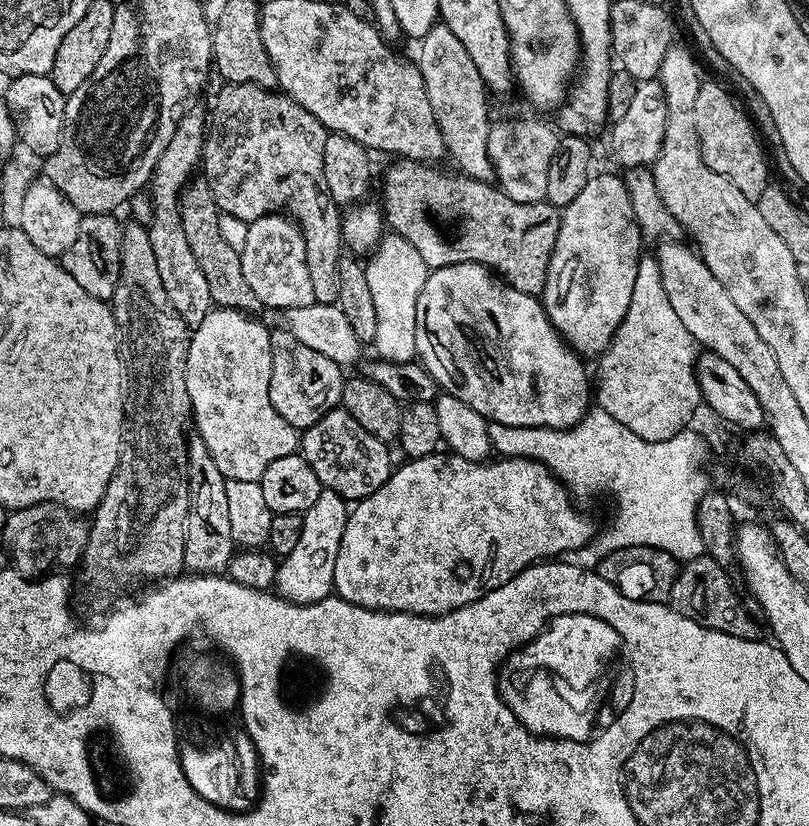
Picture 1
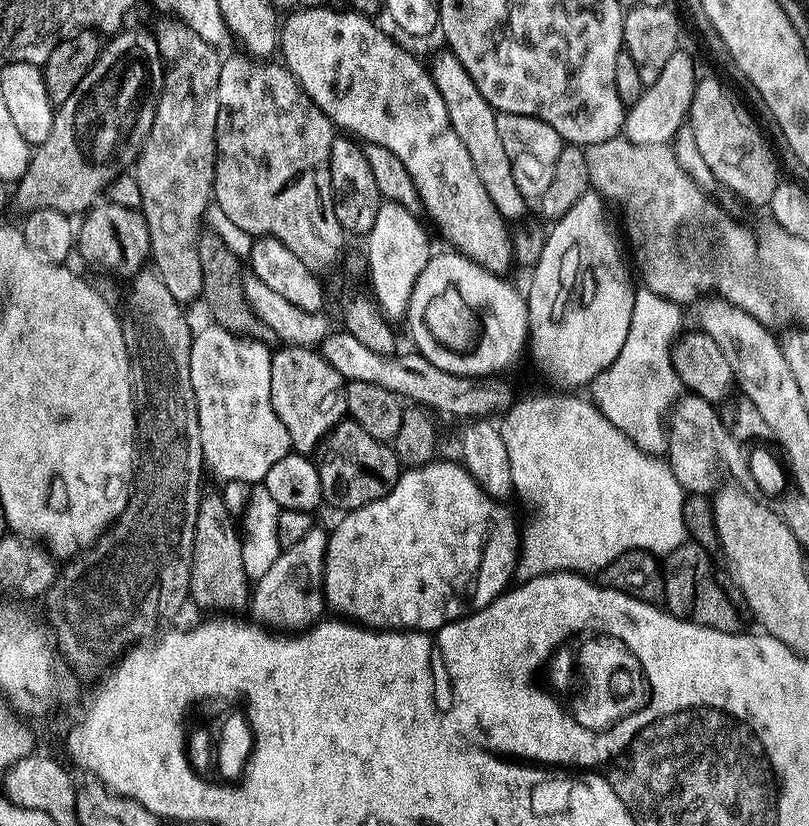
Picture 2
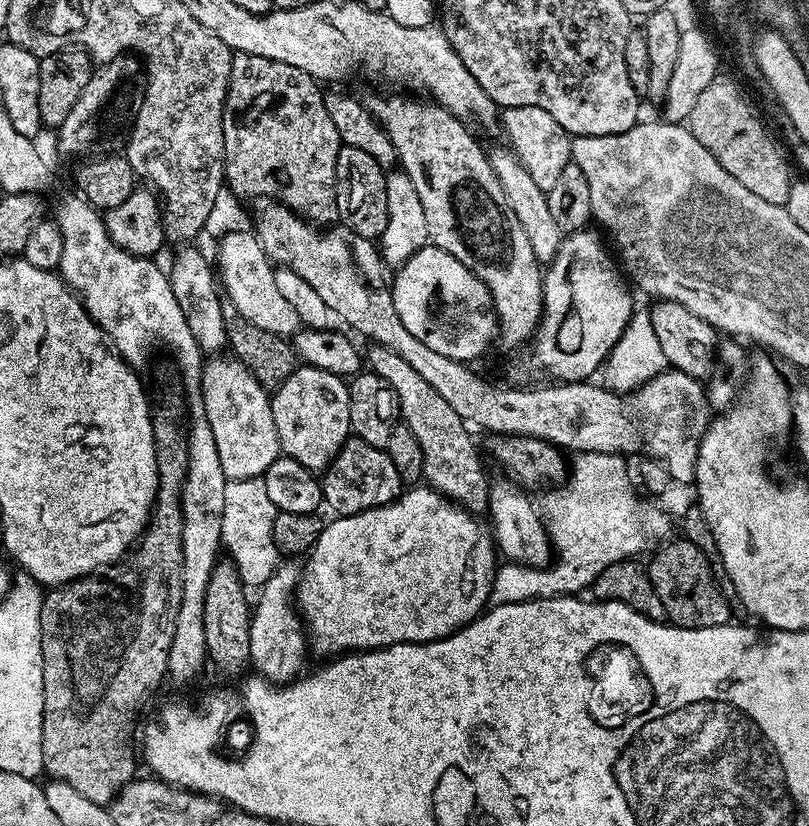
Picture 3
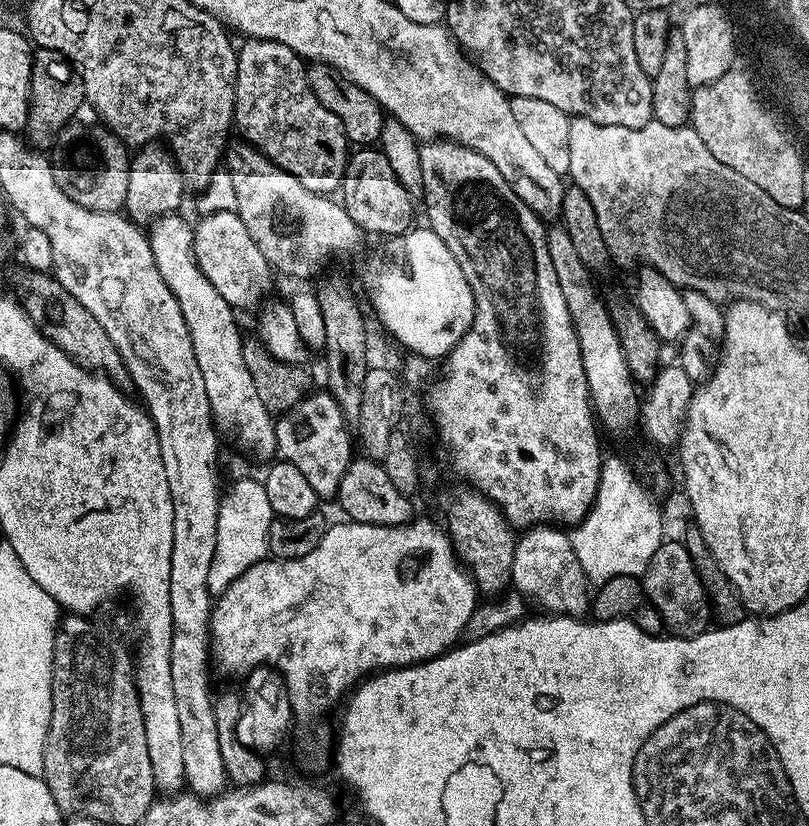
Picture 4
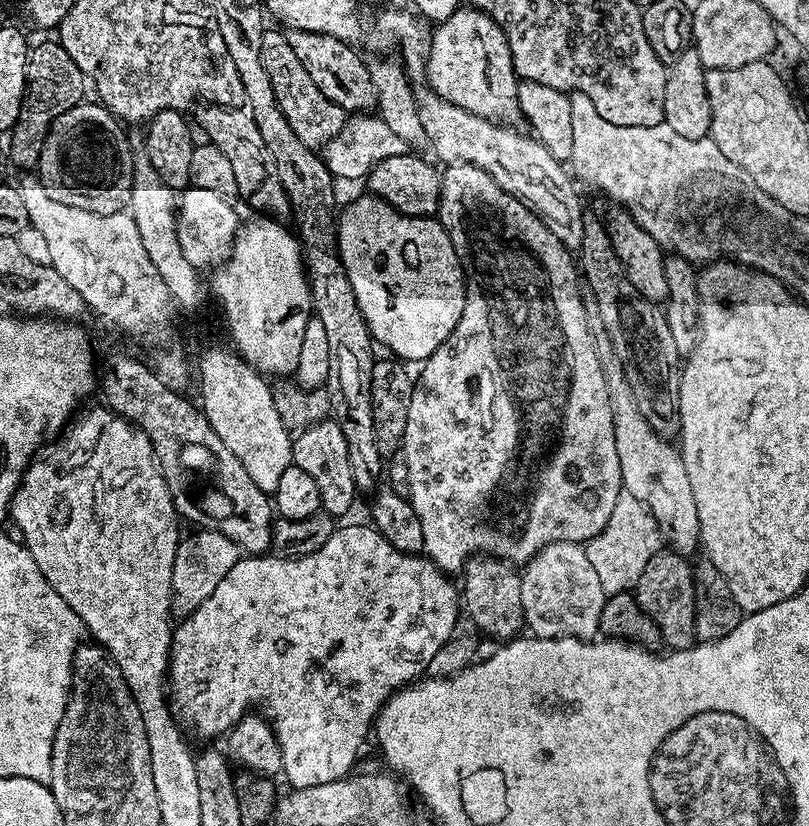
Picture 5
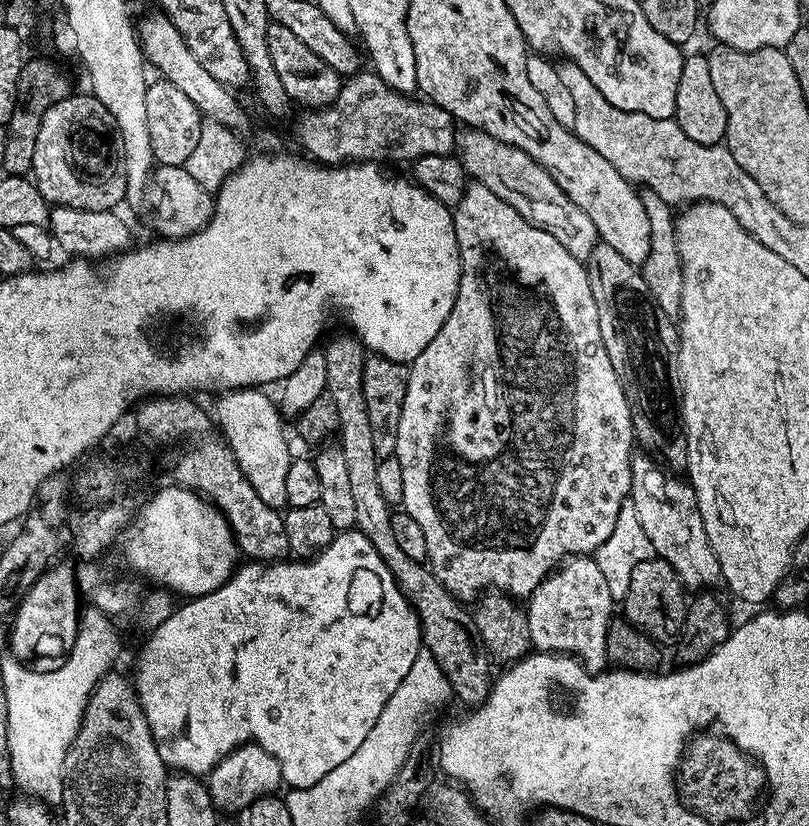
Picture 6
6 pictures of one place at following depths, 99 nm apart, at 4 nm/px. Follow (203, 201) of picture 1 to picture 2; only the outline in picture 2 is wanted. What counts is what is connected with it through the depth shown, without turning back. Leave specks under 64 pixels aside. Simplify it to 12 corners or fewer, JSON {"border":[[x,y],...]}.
{"border":[[201,233],[201,299],[211,321],[270,344],[274,330],[245,297],[241,259]]}

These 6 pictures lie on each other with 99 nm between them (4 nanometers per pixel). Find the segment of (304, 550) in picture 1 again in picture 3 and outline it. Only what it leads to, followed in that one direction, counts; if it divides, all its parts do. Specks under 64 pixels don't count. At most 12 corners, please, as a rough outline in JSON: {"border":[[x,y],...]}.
{"border":[[288,558],[259,588],[248,658],[276,686],[301,675],[310,648]]}

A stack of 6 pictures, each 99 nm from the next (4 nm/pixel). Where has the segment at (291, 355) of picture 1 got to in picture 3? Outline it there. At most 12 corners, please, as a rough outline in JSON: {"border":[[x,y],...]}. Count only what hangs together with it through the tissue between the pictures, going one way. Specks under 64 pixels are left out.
{"border":[[297,366],[271,393],[281,453],[323,473],[352,432],[345,377]]}

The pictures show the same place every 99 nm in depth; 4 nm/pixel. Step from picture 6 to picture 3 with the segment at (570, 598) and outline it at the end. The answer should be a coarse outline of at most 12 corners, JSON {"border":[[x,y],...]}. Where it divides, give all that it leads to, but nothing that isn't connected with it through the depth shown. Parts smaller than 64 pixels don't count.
{"border":[[508,478],[488,489],[499,555],[543,568],[554,556],[527,491]]}

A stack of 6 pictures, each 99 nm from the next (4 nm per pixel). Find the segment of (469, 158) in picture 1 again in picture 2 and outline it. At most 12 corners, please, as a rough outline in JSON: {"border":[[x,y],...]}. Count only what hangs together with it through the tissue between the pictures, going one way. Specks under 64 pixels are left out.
{"border":[[452,52],[430,63],[450,126],[505,221],[530,208],[497,111]]}

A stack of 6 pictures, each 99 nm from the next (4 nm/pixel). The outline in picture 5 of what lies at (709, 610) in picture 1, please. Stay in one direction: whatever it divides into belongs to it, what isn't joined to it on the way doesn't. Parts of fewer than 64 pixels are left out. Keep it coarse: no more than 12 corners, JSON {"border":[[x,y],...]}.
{"border":[[654,554],[636,579],[638,606],[669,649],[691,648],[692,564]]}

